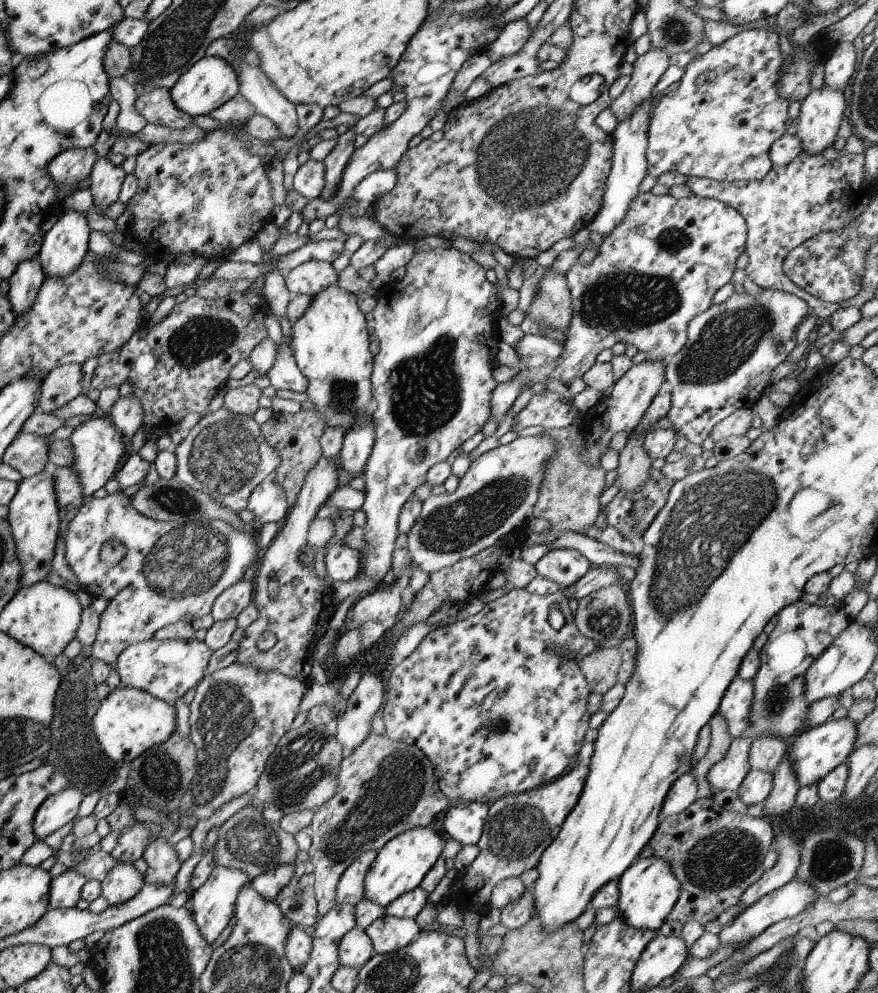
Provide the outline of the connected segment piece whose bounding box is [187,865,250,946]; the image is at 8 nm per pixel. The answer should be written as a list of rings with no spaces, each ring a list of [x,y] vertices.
[[[217,865],[204,884],[201,884],[195,891],[188,892],[189,912],[192,914],[192,920],[195,922],[202,940],[205,940],[207,945],[212,945],[219,934],[225,930],[235,911],[237,894],[246,883],[249,883],[249,880],[249,876],[238,869],[227,869]]]

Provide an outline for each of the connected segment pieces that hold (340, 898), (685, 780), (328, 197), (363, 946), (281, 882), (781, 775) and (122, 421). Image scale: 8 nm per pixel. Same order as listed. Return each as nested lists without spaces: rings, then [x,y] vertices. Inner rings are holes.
[[[362,853],[352,864],[342,872],[335,888],[335,904],[355,905],[364,896],[364,881],[369,868],[372,866],[376,853]]]
[[[685,772],[677,777],[671,784],[659,811],[659,822],[665,818],[675,816],[685,810],[689,804],[695,801],[696,782],[690,772]]]
[[[349,126],[338,137],[337,144],[335,144],[333,150],[322,160],[324,165],[324,186],[319,198],[324,202],[332,203],[334,193],[337,193],[344,167],[347,165],[350,155],[354,152],[356,139],[351,128],[352,126]]]
[[[357,926],[346,933],[338,945],[338,962],[340,966],[359,971],[362,965],[373,956],[373,948],[364,930]]]
[[[278,865],[273,869],[265,870],[265,872],[259,870],[257,876],[251,880],[250,886],[264,900],[273,901],[293,876],[293,866]]]
[[[785,754],[779,766],[775,768],[772,774],[771,790],[767,794],[767,800],[763,804],[763,812],[765,814],[773,814],[773,816],[783,816],[787,810],[791,810],[793,806],[793,798],[798,792],[799,784],[795,778],[795,772],[789,764],[787,755]]]
[[[129,394],[119,397],[113,402],[107,413],[107,418],[128,443],[134,432],[143,423],[142,415],[140,401],[133,394]]]

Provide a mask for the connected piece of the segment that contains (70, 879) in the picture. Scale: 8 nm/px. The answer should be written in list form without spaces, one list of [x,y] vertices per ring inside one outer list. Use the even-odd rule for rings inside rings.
[[[73,868],[50,881],[48,909],[70,908],[80,899],[81,886],[86,881]]]

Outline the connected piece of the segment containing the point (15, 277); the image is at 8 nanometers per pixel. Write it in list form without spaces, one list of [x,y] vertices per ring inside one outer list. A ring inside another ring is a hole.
[[[36,257],[17,264],[12,276],[7,280],[9,290],[6,295],[15,317],[26,312],[33,305],[37,290],[44,278]]]

